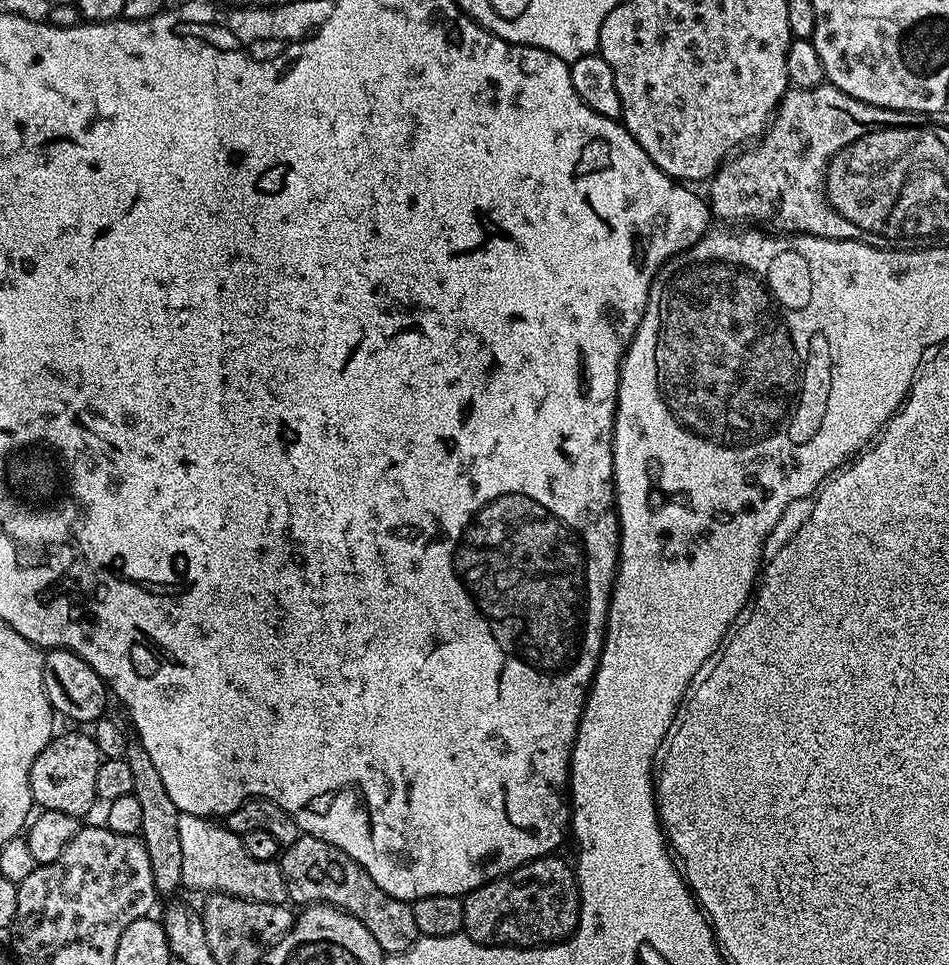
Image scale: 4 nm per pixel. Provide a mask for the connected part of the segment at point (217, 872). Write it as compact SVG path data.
M181 812L178 833L182 848L181 885L186 889L200 890L213 884L225 895L242 897L244 900L282 904L288 900L285 879L277 861L256 859L247 854L243 837L234 834L224 825L205 817Z

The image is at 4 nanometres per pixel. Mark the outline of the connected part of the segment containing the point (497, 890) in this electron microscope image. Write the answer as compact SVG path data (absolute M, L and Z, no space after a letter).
M559 855L539 856L530 860L520 868L499 876L489 884L475 888L463 897L462 910L463 935L474 942L485 946L503 946L506 948L543 948L550 944L558 944L568 939L578 926L580 917L580 887L576 881L573 865L559 860Z

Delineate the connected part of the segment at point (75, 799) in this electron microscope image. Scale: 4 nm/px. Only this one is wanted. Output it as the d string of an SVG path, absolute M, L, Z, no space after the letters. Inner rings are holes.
M84 730L76 731L80 732L53 735L52 741L34 758L34 766L30 766L28 785L32 791L33 801L41 809L49 808L62 814L84 818L84 815L98 804L94 781L102 757L91 735Z

